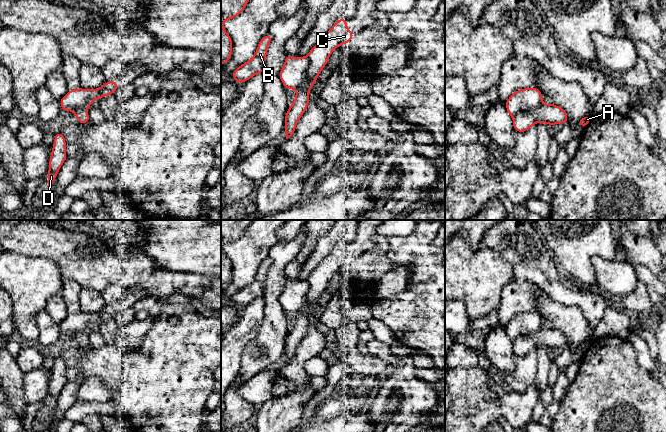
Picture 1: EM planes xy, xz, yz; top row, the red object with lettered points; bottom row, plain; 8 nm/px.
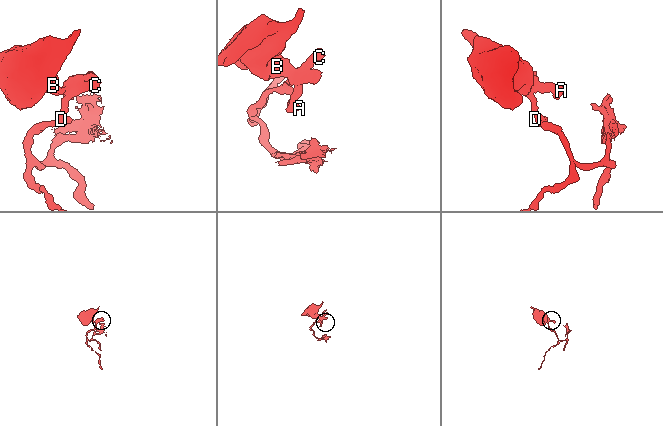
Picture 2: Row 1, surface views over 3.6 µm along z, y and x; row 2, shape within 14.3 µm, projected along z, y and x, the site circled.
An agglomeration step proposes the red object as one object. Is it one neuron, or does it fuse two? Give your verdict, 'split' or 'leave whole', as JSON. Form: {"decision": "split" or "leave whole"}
{"decision": "split"}

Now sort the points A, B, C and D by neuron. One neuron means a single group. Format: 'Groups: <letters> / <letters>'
Groups: A C D / B

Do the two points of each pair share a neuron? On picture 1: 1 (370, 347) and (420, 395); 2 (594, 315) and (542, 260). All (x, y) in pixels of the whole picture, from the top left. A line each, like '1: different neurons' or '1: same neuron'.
1: same neuron
2: same neuron

